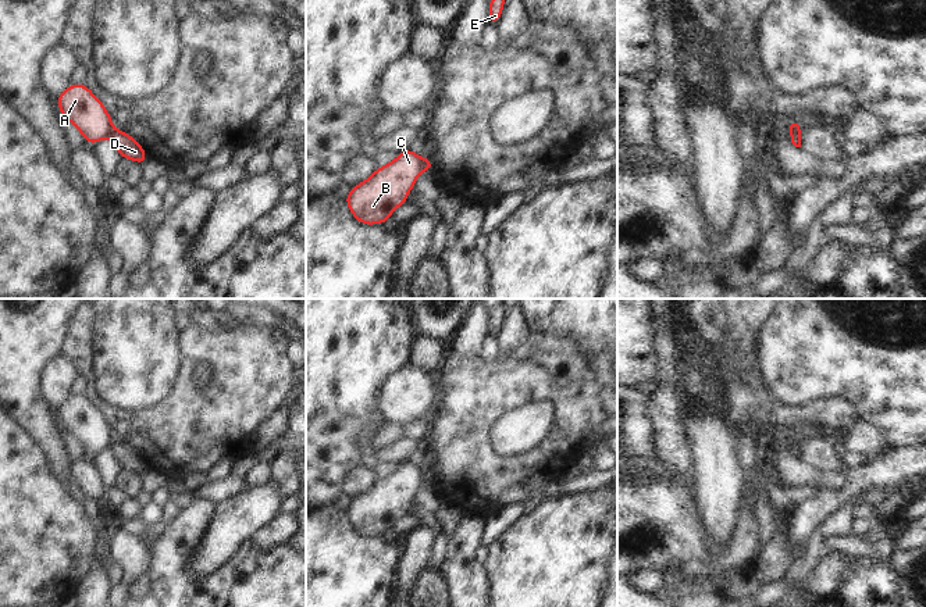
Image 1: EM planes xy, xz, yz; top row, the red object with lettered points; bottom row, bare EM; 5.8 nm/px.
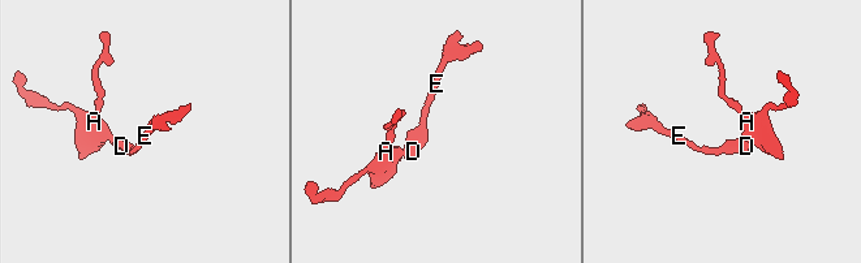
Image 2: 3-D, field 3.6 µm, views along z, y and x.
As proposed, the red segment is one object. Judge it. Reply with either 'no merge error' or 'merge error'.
merge error

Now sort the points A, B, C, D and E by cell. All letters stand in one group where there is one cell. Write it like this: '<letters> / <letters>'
A B C / D E

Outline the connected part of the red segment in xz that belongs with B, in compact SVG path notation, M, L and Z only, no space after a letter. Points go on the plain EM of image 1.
M413 460L377 479L364 493L350 499L345 508L350 525L364 536L387 535L423 483L423 472Z

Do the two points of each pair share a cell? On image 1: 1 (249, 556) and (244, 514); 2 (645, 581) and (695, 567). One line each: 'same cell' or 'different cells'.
1: different cells
2: different cells

